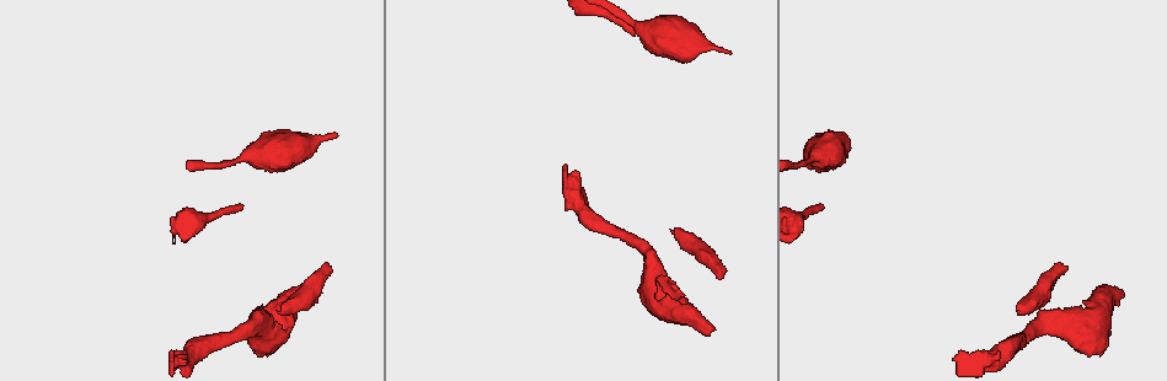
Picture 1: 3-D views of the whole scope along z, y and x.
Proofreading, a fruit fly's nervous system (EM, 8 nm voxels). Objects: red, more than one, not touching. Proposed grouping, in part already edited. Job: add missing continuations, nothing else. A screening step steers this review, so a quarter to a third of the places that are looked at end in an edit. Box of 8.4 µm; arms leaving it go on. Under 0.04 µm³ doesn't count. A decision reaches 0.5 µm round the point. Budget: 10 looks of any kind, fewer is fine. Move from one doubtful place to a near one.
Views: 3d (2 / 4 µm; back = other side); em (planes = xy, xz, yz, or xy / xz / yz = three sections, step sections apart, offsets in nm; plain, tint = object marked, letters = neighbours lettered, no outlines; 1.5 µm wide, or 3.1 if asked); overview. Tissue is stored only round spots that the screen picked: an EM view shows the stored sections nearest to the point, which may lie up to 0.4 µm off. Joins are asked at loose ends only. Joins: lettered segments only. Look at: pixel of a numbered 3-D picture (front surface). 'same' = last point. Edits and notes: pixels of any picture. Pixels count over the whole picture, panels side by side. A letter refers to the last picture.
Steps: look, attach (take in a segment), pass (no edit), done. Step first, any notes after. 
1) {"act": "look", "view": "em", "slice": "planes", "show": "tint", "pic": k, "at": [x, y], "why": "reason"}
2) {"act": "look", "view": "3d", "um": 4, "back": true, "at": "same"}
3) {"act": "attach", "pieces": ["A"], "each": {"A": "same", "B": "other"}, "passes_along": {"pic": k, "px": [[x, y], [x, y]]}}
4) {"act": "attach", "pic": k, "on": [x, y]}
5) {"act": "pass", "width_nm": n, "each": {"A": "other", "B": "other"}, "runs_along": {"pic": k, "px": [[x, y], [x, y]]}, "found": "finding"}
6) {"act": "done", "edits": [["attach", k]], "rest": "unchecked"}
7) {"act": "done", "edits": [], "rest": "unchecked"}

{"act": "look", "view": "3d", "um": 4, "pic": 1, "at": [279, 314], "why": "an open end"}

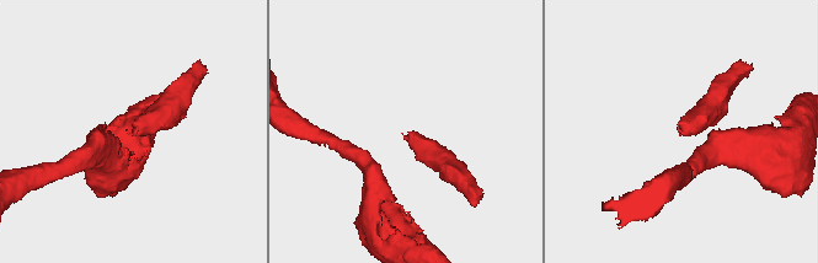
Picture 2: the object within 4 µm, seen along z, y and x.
{"act": "look", "view": "em", "slice": "yz", "step": 4, "show": "tint", "pic": 2, "at": [130, 133]}

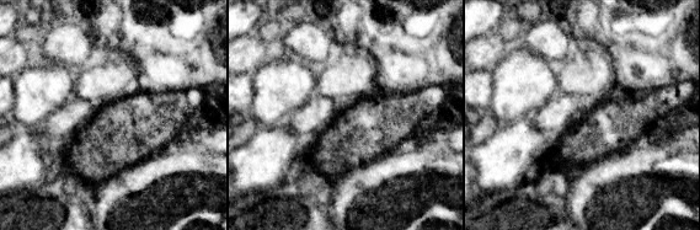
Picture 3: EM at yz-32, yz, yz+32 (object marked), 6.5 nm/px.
{"act": "look", "view": "em", "slice": "planes", "show": "letters", "at": "same"}

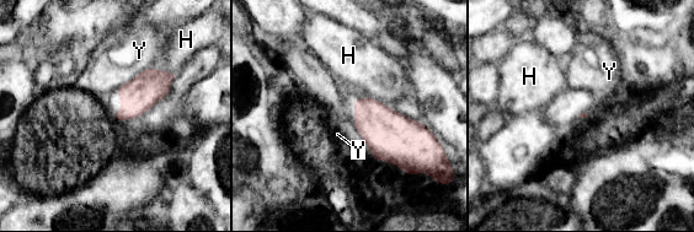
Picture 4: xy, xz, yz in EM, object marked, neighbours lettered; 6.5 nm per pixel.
{"act": "pass", "each": {"H": "other", "Y": "other"}, "border": {"pic": 4, "px": [[151, 66], [142, 70], [121, 86]]}, "found": "none of them fits"}

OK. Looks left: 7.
{"act": "look", "view": "em", "slice": "xz", "step": 8, "show": "tint", "pic": 1, "at": [240, 205]}

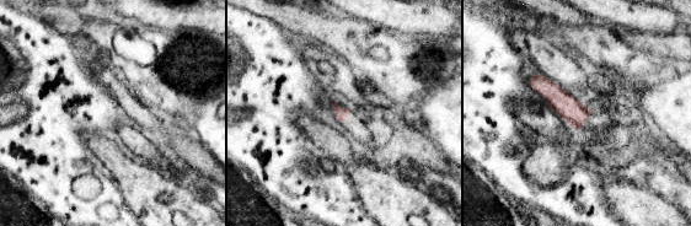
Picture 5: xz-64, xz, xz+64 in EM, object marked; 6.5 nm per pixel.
{"act": "look", "view": "em", "slice": "planes", "show": "letters", "at": "same"}

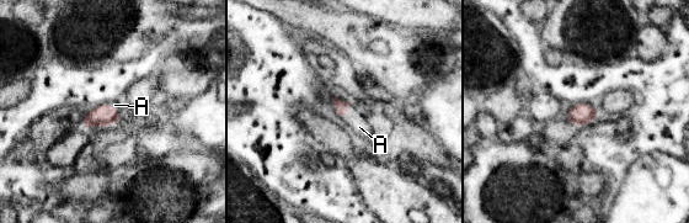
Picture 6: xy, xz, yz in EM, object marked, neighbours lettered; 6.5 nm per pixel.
{"act": "attach", "pieces": ["A"], "each": {"A": "same"}, "passes_along": {"pic": 6, "px": [[341, 107], [347, 111], [359, 127]]}, "found": "it goes on there"}

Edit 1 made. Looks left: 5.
{"act": "look", "view": "overview"}

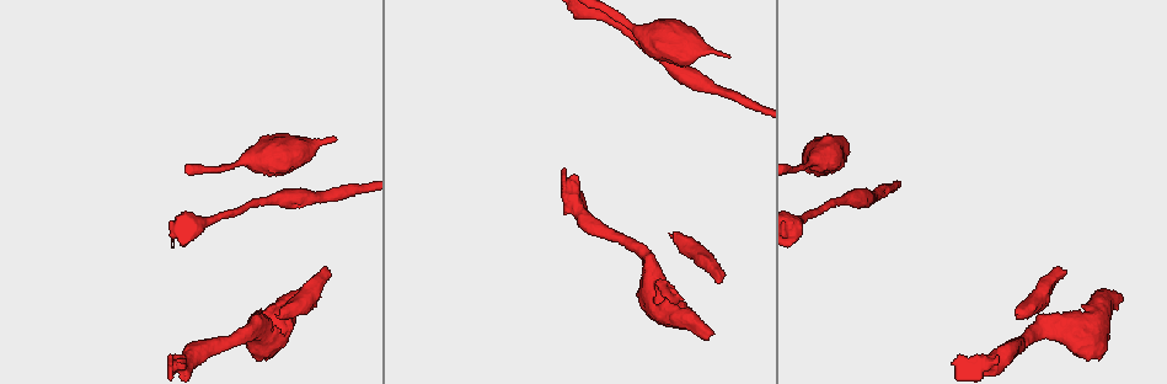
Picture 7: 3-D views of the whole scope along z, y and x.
{"act": "look", "view": "em", "slice": "yz", "step": 8, "show": "tint", "pic": 7, "at": [728, 56], "why": "branch stops here"}

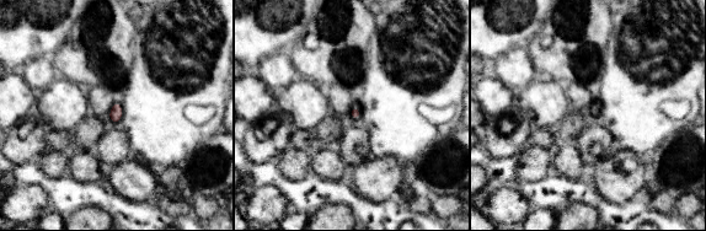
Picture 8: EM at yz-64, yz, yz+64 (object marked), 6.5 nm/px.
{"act": "look", "view": "em", "slice": "planes", "show": "letters", "at": "same"}

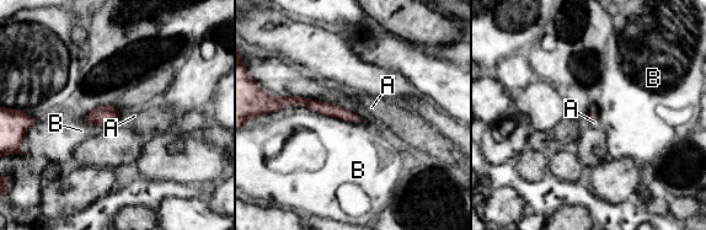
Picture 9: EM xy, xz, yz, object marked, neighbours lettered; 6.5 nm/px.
{"act": "pass", "each": {"A": "other", "B": "other"}, "found": "none of them fits"}

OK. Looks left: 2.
{"act": "done", "edits": [["attach", 6]], "rest": "unchecked"}

